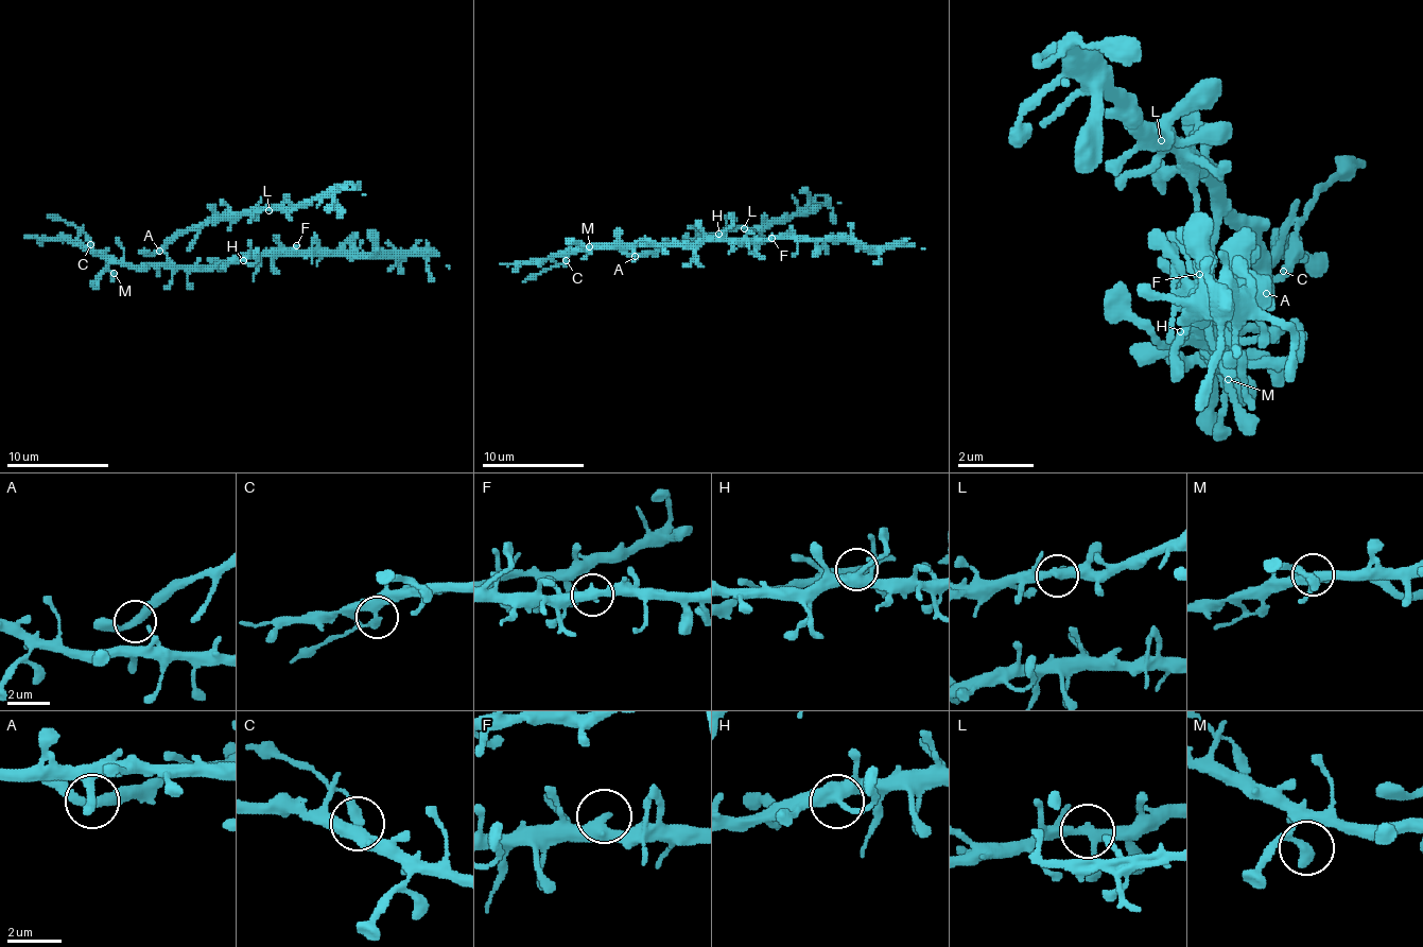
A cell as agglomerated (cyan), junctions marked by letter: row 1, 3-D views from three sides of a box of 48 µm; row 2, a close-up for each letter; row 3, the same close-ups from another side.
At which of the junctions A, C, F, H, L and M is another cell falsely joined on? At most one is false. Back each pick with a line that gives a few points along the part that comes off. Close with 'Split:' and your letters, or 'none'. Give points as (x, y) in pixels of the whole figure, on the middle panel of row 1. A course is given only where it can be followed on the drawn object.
C: foreign part runs (566, 261), (523, 281)
Split: C

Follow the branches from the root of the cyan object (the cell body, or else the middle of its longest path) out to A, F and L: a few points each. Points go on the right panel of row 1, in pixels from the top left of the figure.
A: (1218, 350), (1228, 350), (1237, 341), (1237, 312), (1247, 312), (1266, 293)
F: (1218, 350), (1228, 350), (1209, 331), (1209, 283), (1199, 274)
L: (1218, 350), (1237, 341), (1237, 312), (1256, 303), (1256, 255), (1218, 217), (1218, 197), (1161, 140)

